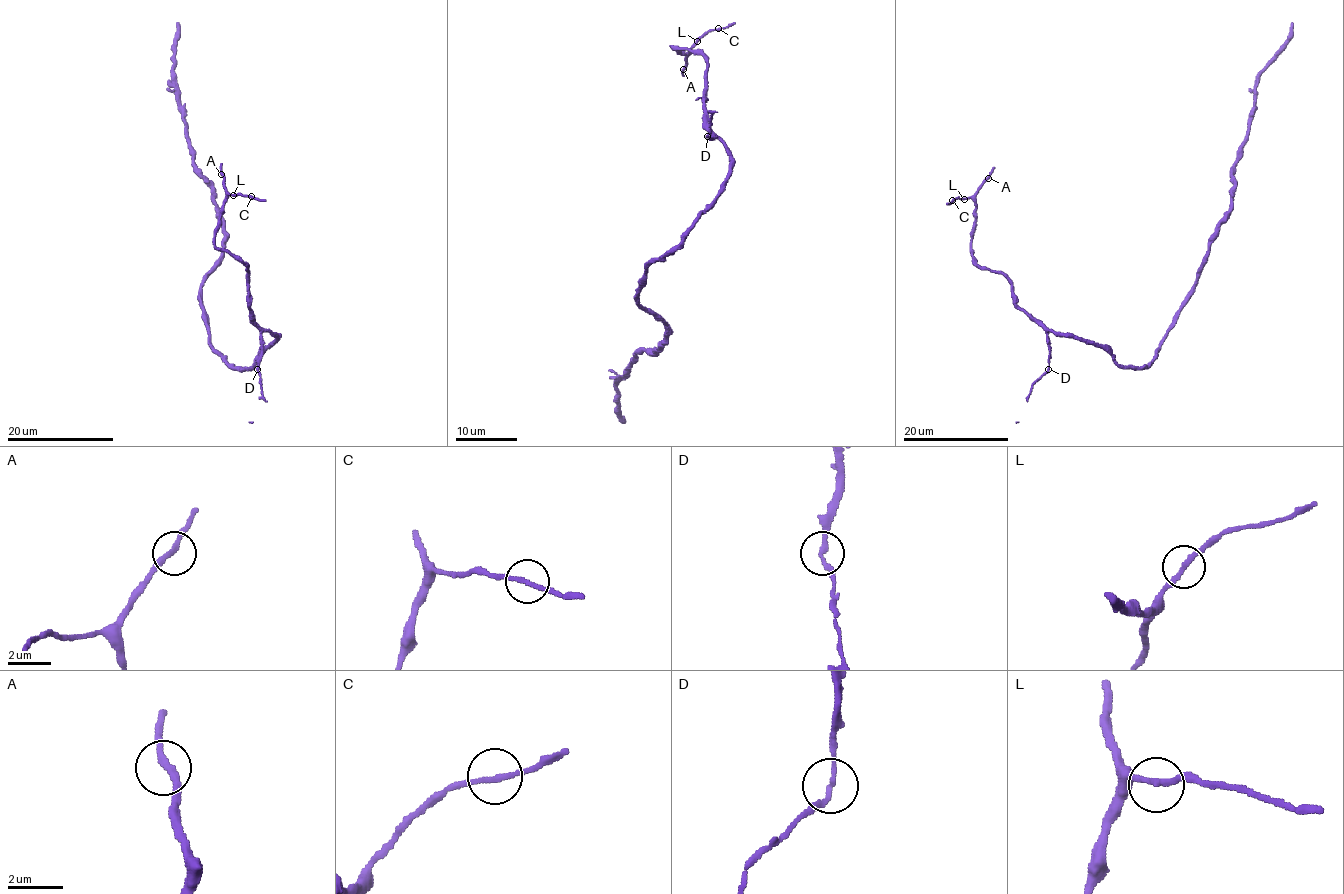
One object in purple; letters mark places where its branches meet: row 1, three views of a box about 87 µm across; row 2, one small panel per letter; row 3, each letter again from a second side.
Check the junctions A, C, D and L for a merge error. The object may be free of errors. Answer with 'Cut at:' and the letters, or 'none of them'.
Cut at: D

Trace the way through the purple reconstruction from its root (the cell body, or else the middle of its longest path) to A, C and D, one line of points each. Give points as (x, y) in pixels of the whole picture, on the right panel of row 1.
A: (1158, 351), (1142, 367), (1120, 367), (1016, 304), (1012, 283), (972, 256), (975, 193), (988, 178)
C: (1158, 351), (1120, 367), (1047, 331), (1003, 274), (976, 264), (975, 202), (952, 200)
D: (1158, 351), (1156, 357), (1142, 367), (1120, 367), (1102, 348), (1076, 337), (1048, 331), (1048, 369)

